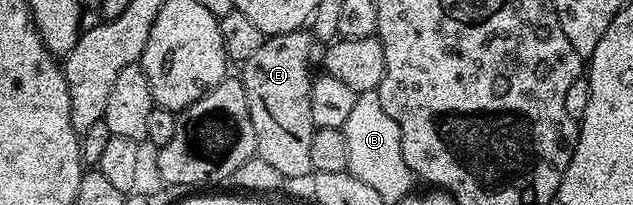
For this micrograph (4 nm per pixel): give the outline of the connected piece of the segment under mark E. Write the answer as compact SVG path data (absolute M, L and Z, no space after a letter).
M306 29L294 30L288 34L273 34L264 37L261 49L241 64L241 81L249 104L249 120L253 120L255 153L258 158L265 160L265 164L277 168L284 180L303 178L312 173L309 148L313 144L317 127L309 112L313 73L311 74L311 66L307 61L311 58L311 46L313 47L313 38Z

